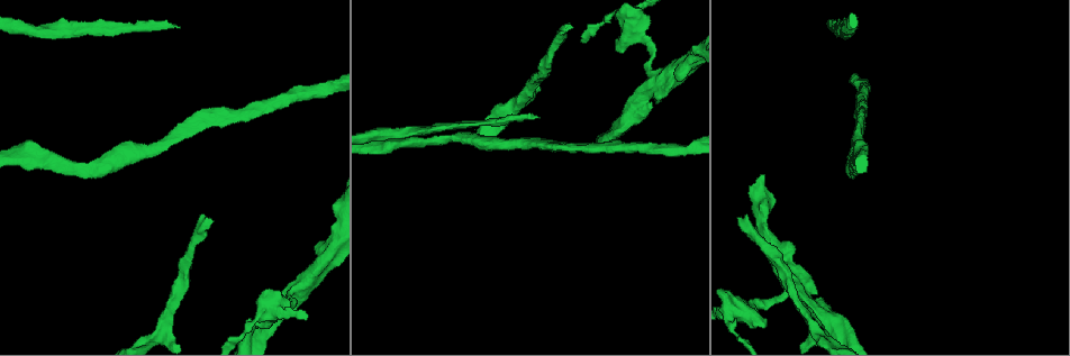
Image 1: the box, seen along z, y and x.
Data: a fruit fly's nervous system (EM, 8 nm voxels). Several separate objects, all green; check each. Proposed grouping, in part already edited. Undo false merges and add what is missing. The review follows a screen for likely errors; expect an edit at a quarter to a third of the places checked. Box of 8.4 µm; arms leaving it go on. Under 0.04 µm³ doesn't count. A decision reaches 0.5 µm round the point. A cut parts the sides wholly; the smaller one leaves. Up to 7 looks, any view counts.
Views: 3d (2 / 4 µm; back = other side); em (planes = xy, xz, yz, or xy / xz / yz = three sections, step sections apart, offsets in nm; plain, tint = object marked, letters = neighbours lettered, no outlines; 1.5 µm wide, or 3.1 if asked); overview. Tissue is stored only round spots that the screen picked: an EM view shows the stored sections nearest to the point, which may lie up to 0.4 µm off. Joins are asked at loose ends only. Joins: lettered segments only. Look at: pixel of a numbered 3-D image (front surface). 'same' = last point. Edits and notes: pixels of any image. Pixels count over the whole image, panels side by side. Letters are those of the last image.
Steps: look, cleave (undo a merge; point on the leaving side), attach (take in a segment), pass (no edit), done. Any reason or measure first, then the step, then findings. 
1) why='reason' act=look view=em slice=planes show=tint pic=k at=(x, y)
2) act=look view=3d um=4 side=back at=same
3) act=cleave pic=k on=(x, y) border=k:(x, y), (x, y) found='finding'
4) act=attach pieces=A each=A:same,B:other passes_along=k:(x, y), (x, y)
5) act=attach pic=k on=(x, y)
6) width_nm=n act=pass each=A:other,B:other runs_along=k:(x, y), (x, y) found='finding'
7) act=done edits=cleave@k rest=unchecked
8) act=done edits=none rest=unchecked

why='free end' act=look view=em slice=planes show=tint pic=1 at=(178, 26)

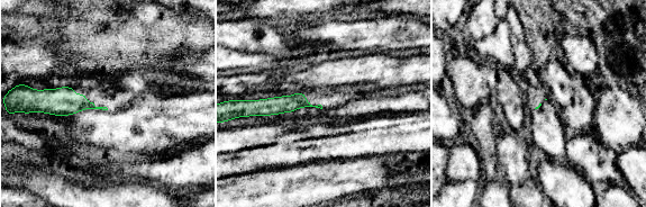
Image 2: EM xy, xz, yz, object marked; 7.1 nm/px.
why='see the neighbours' act=look view=em slice=planes show=letters at=same

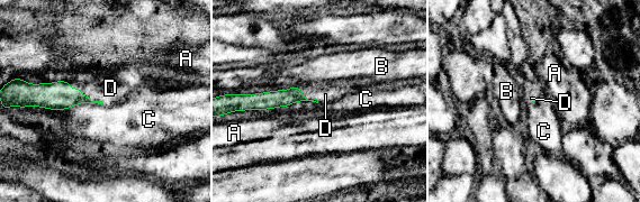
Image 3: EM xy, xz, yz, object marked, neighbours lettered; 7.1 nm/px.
longest_contact=C:340nm act=attach pieces=D each=A:other,B:other,C:other,D:same passes_along=3:(57, 95), (82, 95), (110, 88) found='it goes on there'

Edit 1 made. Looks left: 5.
why='see it whole again' act=look view=overview

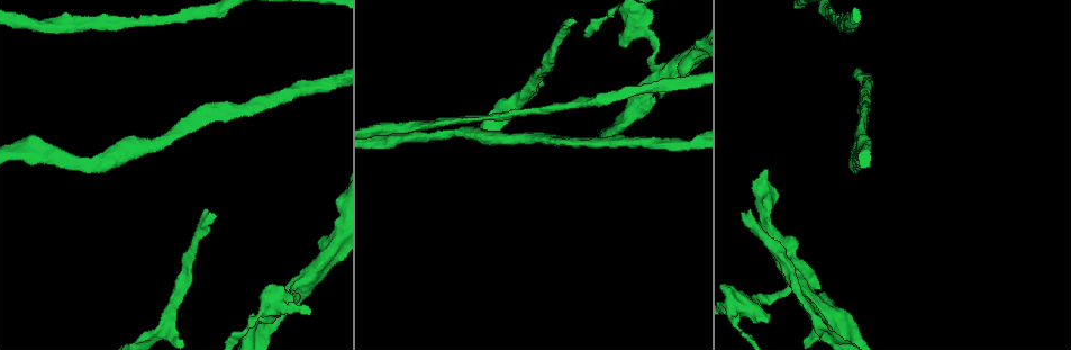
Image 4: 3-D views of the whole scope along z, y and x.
why='branch stops here' act=look view=em slice=xz step=4 show=letters pic=4 at=(576, 22)

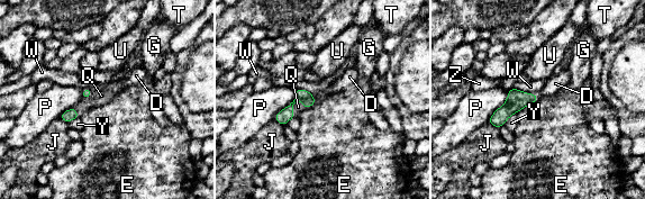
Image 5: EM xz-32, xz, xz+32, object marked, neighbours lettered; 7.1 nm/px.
act=attach pieces=Q each=D:other,E:other,G:other,J:other,P:other,Q:same,T:other,U:other,W:other,Y:other,Z:other found='it goes on there'

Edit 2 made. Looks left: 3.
act=done edits=attach@3,attach@5 rest=unchecked

